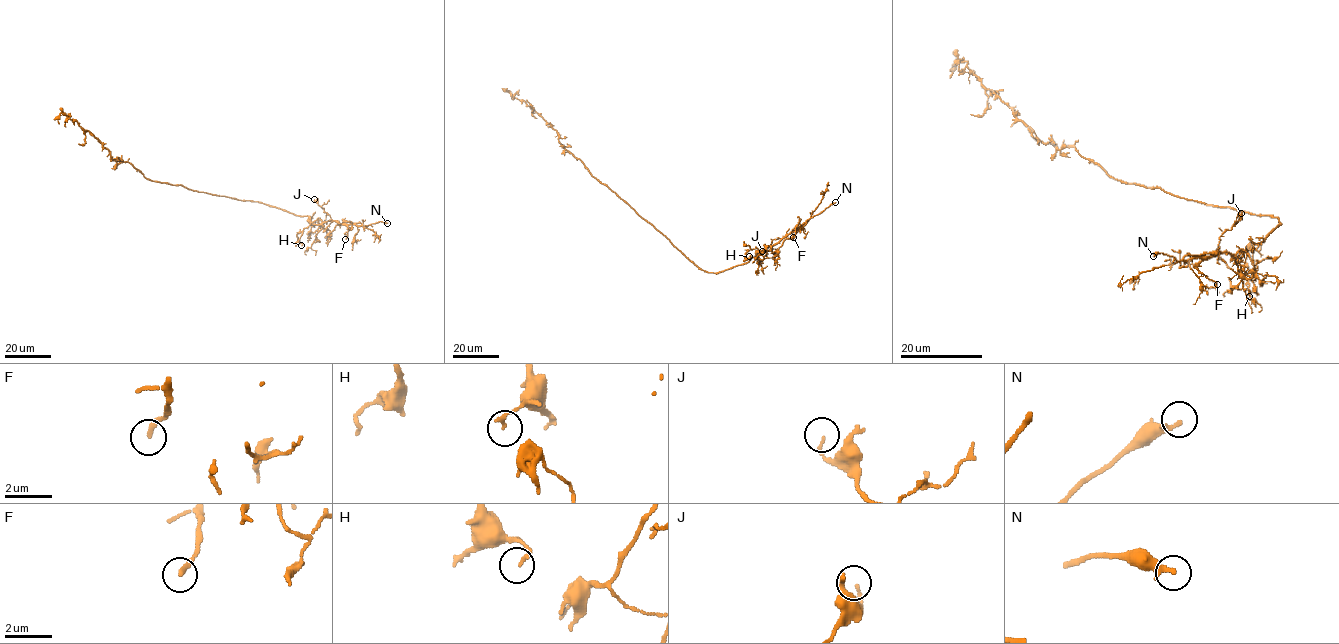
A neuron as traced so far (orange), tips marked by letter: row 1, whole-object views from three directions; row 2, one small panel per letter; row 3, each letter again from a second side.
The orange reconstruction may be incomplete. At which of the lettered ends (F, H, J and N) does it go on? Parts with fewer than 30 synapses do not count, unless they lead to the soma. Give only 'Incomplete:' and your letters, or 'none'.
Incomplete: N

